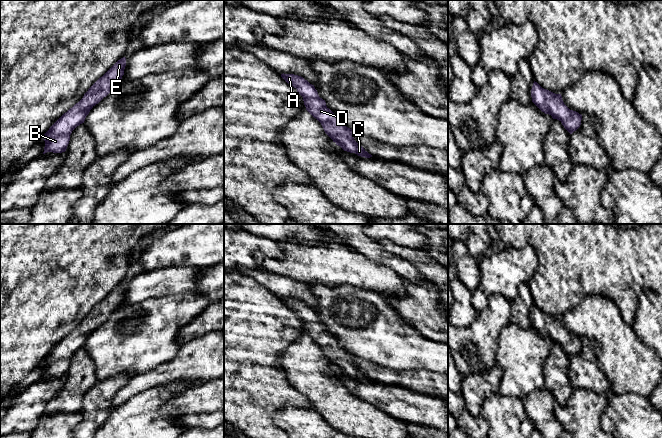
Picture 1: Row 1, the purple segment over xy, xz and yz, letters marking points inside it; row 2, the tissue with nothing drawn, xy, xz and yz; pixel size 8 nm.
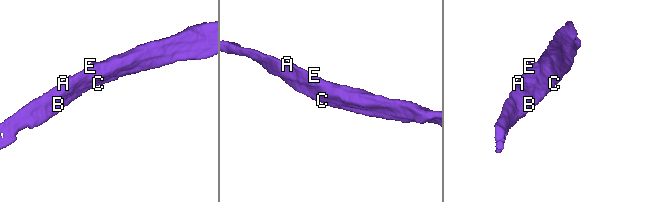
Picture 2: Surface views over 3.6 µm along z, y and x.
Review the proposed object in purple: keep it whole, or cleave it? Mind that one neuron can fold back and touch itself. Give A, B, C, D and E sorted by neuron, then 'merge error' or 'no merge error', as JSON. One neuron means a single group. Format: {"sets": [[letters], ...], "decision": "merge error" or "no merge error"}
{"sets": [["A", "B", "C", "D", "E"]], "decision": "no merge error"}

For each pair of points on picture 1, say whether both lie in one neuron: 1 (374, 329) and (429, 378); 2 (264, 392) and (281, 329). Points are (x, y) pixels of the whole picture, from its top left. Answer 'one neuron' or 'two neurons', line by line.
1: two neurons
2: one neuron

